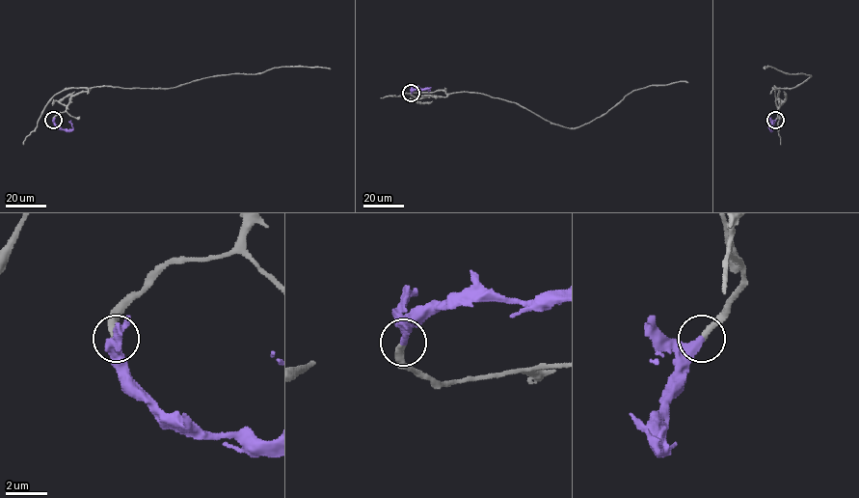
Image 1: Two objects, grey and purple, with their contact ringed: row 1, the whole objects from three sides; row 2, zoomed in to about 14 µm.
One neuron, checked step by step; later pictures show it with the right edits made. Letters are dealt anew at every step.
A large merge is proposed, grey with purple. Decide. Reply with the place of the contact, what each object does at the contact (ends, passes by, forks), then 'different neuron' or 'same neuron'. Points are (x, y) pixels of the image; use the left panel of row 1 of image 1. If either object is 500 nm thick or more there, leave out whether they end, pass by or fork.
place (53, 120); grey ends; purple ends; same neuron

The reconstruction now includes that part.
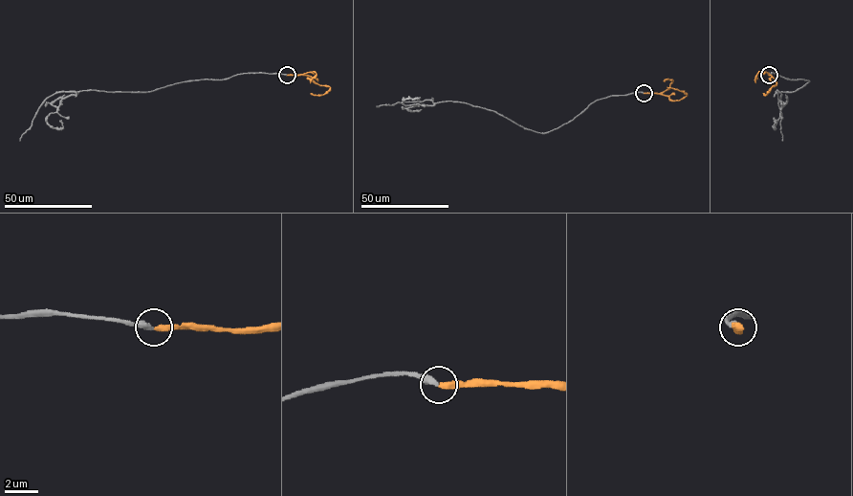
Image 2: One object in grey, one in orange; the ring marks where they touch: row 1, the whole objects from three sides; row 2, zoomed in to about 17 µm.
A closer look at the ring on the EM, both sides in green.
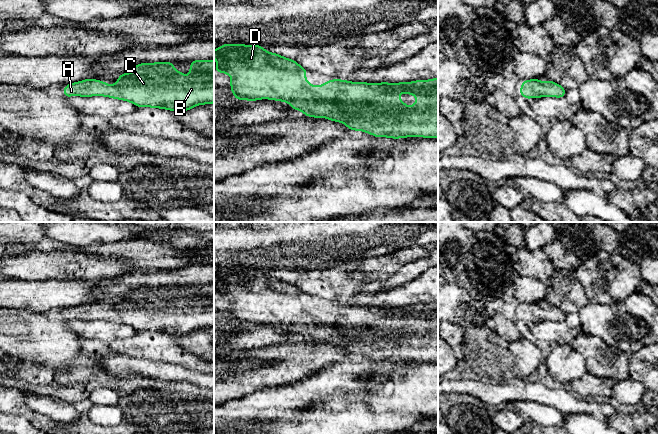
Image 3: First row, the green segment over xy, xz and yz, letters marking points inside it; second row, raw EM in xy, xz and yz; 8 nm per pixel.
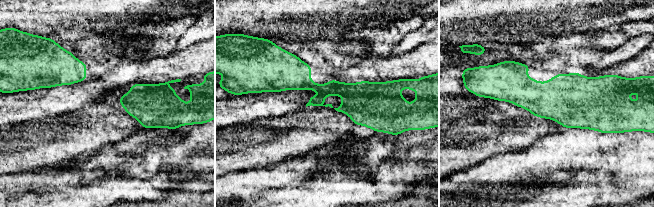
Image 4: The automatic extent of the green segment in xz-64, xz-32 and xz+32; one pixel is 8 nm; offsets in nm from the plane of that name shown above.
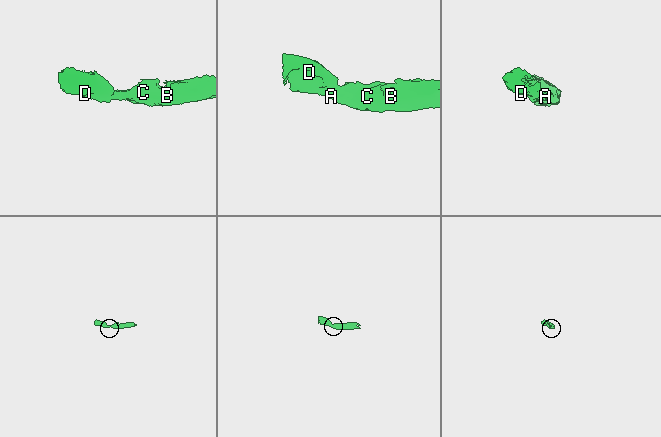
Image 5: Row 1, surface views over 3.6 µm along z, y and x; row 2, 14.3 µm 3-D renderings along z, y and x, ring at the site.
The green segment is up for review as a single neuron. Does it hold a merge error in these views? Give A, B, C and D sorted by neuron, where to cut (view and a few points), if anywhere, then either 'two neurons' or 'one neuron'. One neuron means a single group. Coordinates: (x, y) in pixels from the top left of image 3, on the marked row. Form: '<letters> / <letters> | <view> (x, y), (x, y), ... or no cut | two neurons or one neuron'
A B C D | no cut | one neuron

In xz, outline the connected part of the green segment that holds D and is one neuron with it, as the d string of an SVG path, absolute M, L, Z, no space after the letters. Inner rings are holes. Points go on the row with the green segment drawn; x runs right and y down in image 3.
M221 44L220 48L214 50L214 58L217 62L214 72L229 74L232 77L230 87L235 99L248 101L270 99L287 102L293 110L300 110L307 117L323 117L334 122L342 122L349 131L364 131L377 138L438 138L438 78L401 83L365 83L332 79L324 82L323 85L313 86L304 77L305 74L309 74L309 71L302 68L298 62L276 53L270 53L263 47L259 45ZM400 93L415 94L415 104L407 106L403 100L398 99Z

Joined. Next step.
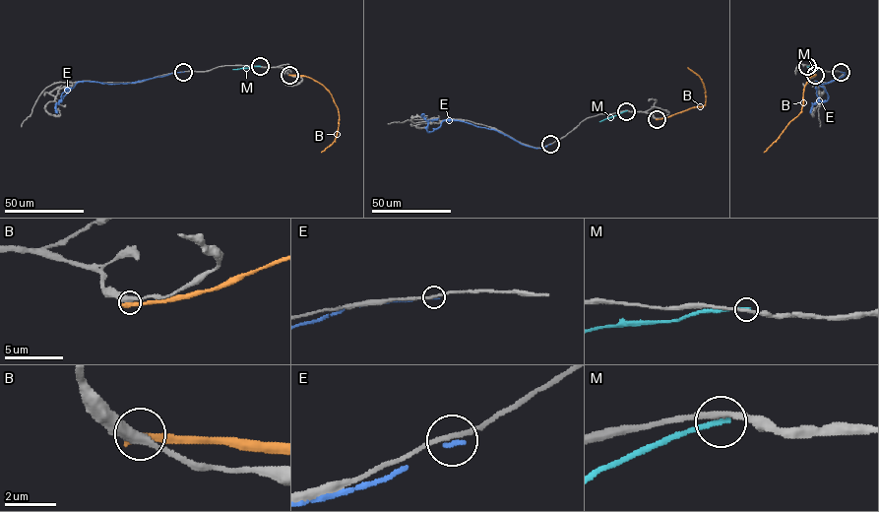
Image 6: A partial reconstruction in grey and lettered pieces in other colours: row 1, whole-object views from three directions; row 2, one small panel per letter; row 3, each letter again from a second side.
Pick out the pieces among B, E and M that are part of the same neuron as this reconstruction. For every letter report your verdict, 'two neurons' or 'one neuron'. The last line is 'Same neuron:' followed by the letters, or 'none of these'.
B: two neurons
E: two neurons
M: two neurons
Same neuron: none of these

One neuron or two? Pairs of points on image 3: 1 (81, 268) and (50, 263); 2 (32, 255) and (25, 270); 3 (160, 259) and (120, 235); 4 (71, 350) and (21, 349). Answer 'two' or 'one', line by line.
1: one
2: one
3: two
4: one

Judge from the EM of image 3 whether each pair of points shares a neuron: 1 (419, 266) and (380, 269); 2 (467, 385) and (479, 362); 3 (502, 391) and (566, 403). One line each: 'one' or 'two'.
1: two
2: two
3: one

